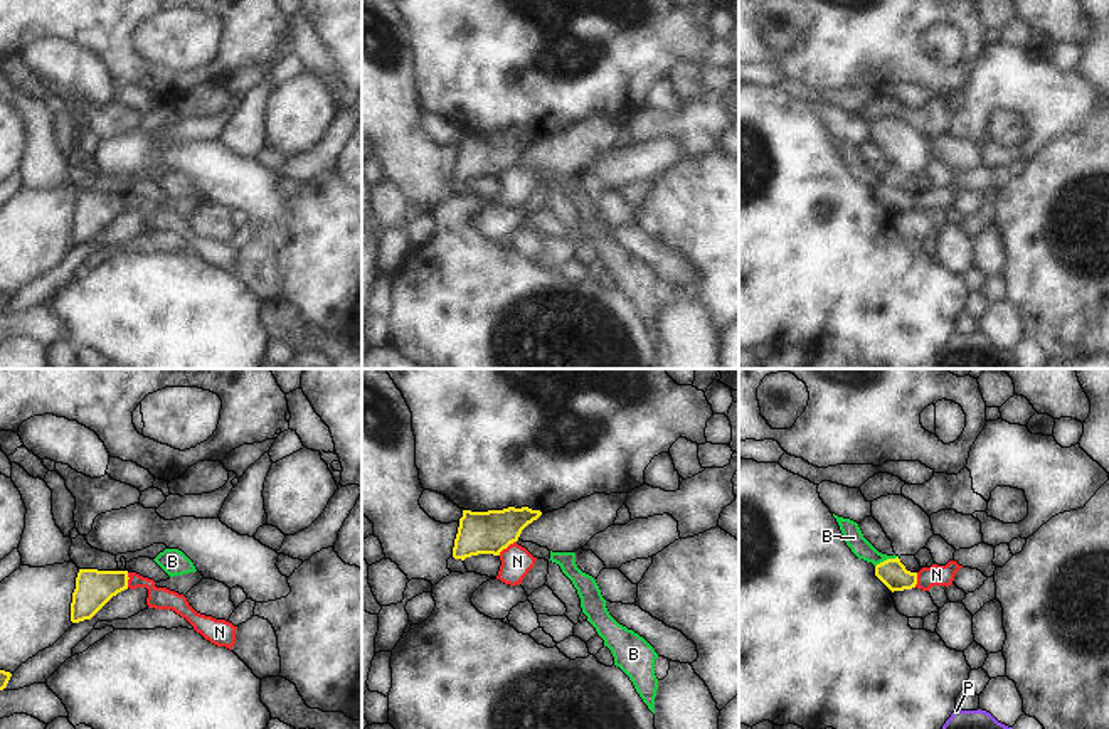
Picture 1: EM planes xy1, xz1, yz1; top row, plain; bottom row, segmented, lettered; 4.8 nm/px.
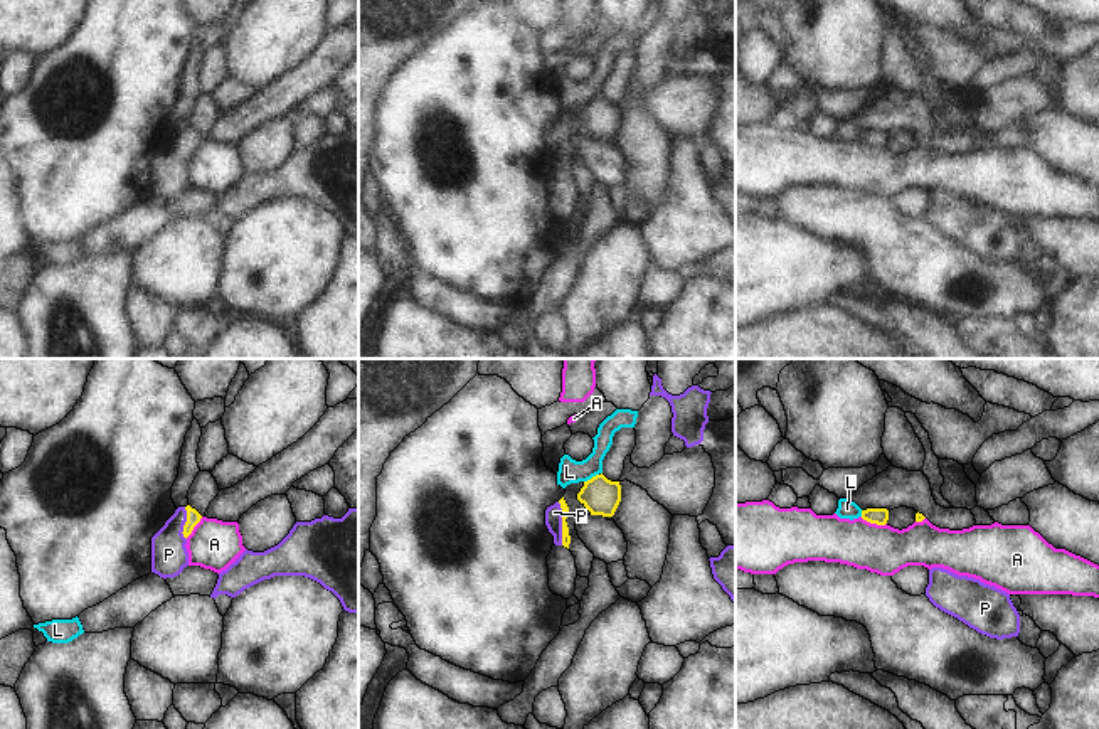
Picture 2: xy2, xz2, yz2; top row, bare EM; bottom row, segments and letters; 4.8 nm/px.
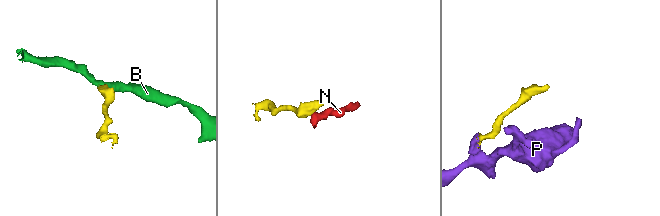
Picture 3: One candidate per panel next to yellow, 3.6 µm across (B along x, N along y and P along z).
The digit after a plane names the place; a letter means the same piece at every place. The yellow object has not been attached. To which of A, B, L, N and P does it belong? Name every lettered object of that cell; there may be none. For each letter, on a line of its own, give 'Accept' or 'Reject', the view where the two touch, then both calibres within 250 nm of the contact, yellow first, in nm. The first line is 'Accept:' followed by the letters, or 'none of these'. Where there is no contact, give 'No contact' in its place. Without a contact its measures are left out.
Accept: P
A: Reject. Touches yellow in yz2. Thickness 80 nm (yellow) against 240 nm
B: Reject. Touches yellow in yz1. Thickness 140 nm (yellow) against 90 nm
L: Reject. Touches yellow in xz2. Thickness 180 nm (yellow) against 110 nm
N: Reject. Touches yellow in xz1. Thickness 200 nm (yellow) against 150 nm
P: Accept. Touches yellow in xz2. Thickness 50 nm (yellow) against 80 nm

